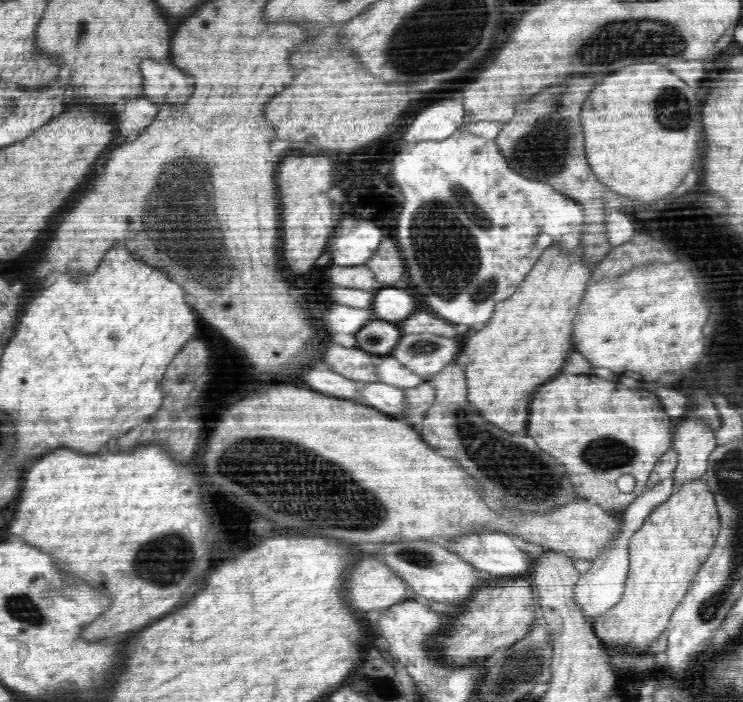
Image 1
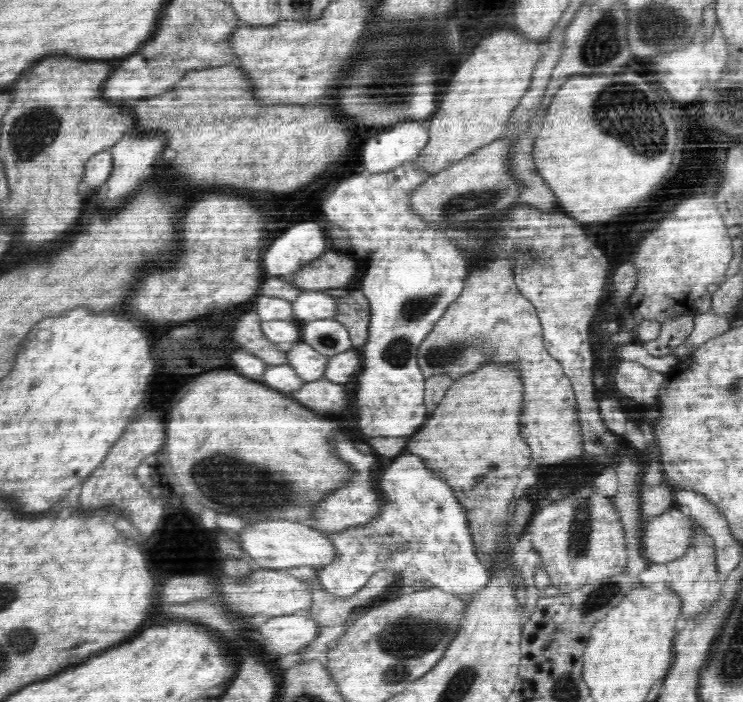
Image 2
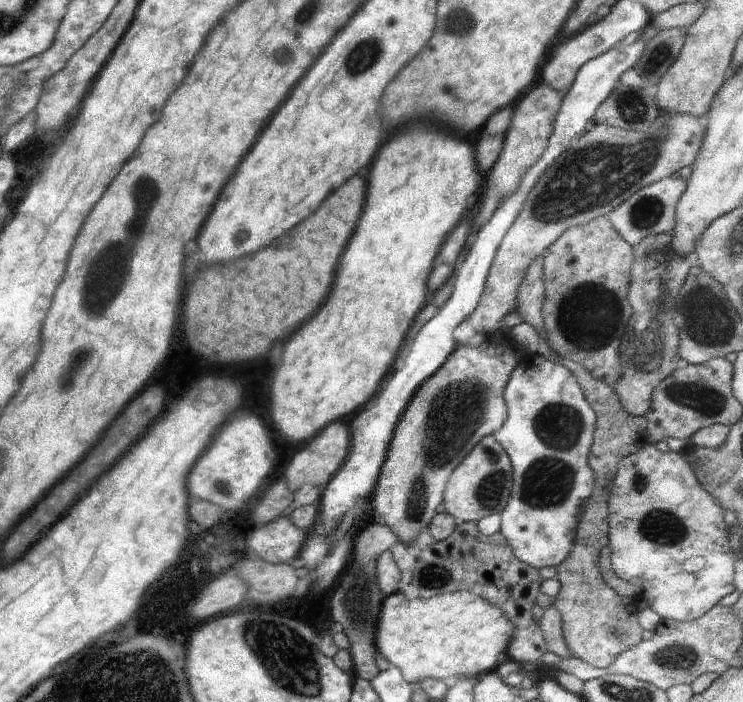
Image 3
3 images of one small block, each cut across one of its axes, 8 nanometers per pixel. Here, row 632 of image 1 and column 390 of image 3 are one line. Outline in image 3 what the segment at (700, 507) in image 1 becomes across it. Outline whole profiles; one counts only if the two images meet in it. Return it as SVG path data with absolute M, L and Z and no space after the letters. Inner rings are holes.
M467 591L414 600L397 592L384 597L379 620L377 654L390 661L391 666L398 666L408 682L424 676L444 680L454 674L459 679L488 673L515 632L513 622L498 606Z

